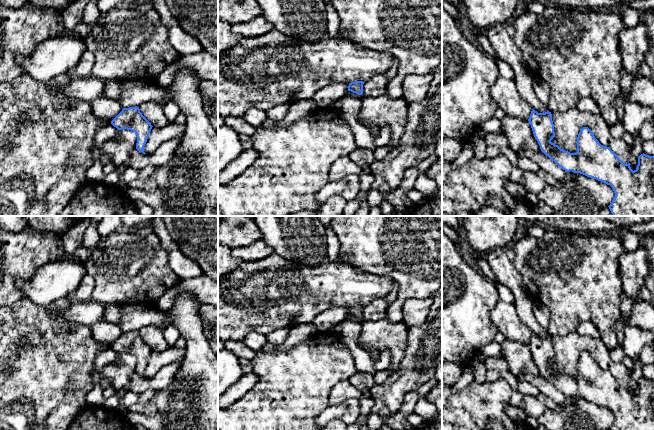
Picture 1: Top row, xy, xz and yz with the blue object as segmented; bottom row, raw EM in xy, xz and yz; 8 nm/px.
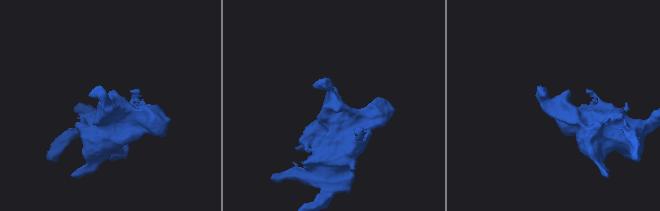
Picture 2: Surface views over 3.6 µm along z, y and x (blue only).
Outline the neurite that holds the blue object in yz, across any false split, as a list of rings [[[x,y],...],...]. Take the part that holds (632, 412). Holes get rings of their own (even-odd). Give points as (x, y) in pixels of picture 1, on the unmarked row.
[[[534,333],[528,343],[534,361],[541,375],[566,396],[575,396],[610,409],[615,421],[609,430],[654,430],[654,380],[641,378],[637,392],[633,395],[630,387],[623,387],[618,380],[595,362],[588,351],[583,351],[577,361],[577,376],[570,377],[555,369],[551,364],[555,361],[552,338],[548,334],[538,337]]]

